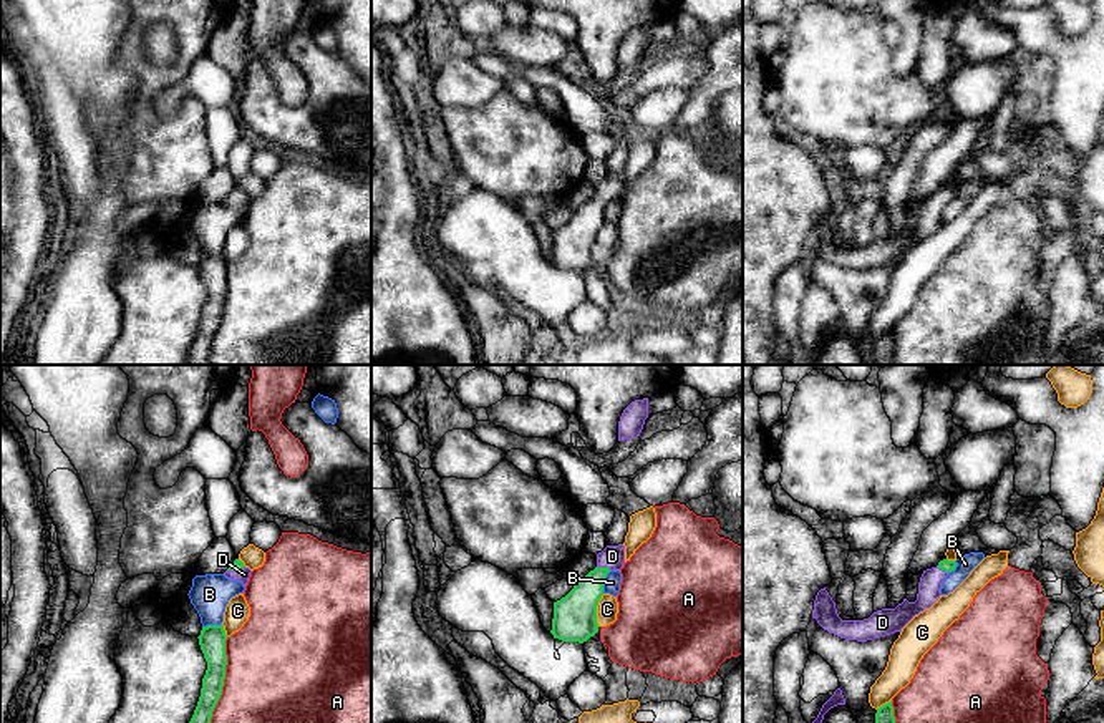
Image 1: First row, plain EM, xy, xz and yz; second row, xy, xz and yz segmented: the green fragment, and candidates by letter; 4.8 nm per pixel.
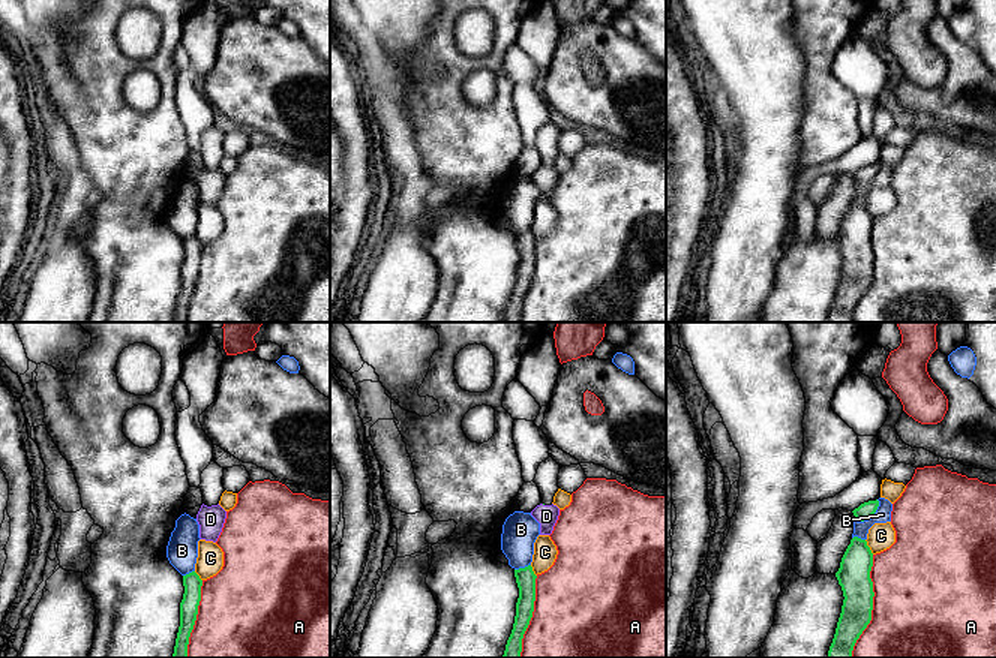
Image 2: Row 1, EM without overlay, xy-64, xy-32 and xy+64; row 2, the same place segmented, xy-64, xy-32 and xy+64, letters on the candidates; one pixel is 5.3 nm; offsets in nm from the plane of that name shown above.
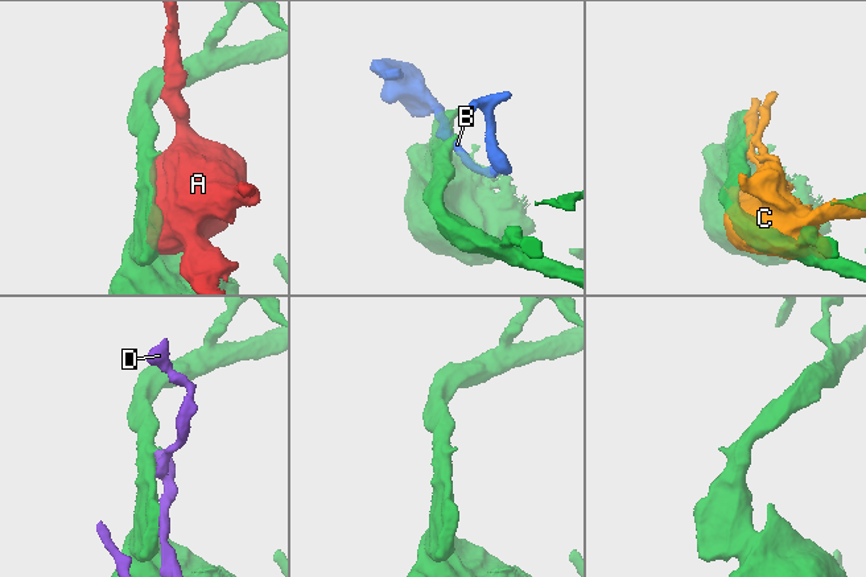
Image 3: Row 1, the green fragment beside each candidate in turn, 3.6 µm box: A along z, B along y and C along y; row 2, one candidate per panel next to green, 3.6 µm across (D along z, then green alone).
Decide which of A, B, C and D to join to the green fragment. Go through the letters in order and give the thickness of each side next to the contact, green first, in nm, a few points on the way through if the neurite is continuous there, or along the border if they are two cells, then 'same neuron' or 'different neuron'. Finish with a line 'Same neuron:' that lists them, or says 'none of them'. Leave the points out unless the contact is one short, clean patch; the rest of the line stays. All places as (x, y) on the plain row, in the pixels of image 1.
A: 130/500 nm | different neuron
B: 200/80 nm | different neuron
C: 200/110 nm | different neuron
D: 190/110 nm | across xz (577, 239), (604, 196), (612, 184) | same neuron
Same neuron: D

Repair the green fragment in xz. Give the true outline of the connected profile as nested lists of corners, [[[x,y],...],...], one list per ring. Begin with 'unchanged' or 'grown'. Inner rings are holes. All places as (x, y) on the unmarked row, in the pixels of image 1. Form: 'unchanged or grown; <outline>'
grown; [[[623,172],[607,174],[597,182],[597,196],[574,212],[565,226],[554,230],[554,267],[583,272],[597,262],[597,234],[603,224],[605,206],[610,199],[620,199],[623,191]]]

